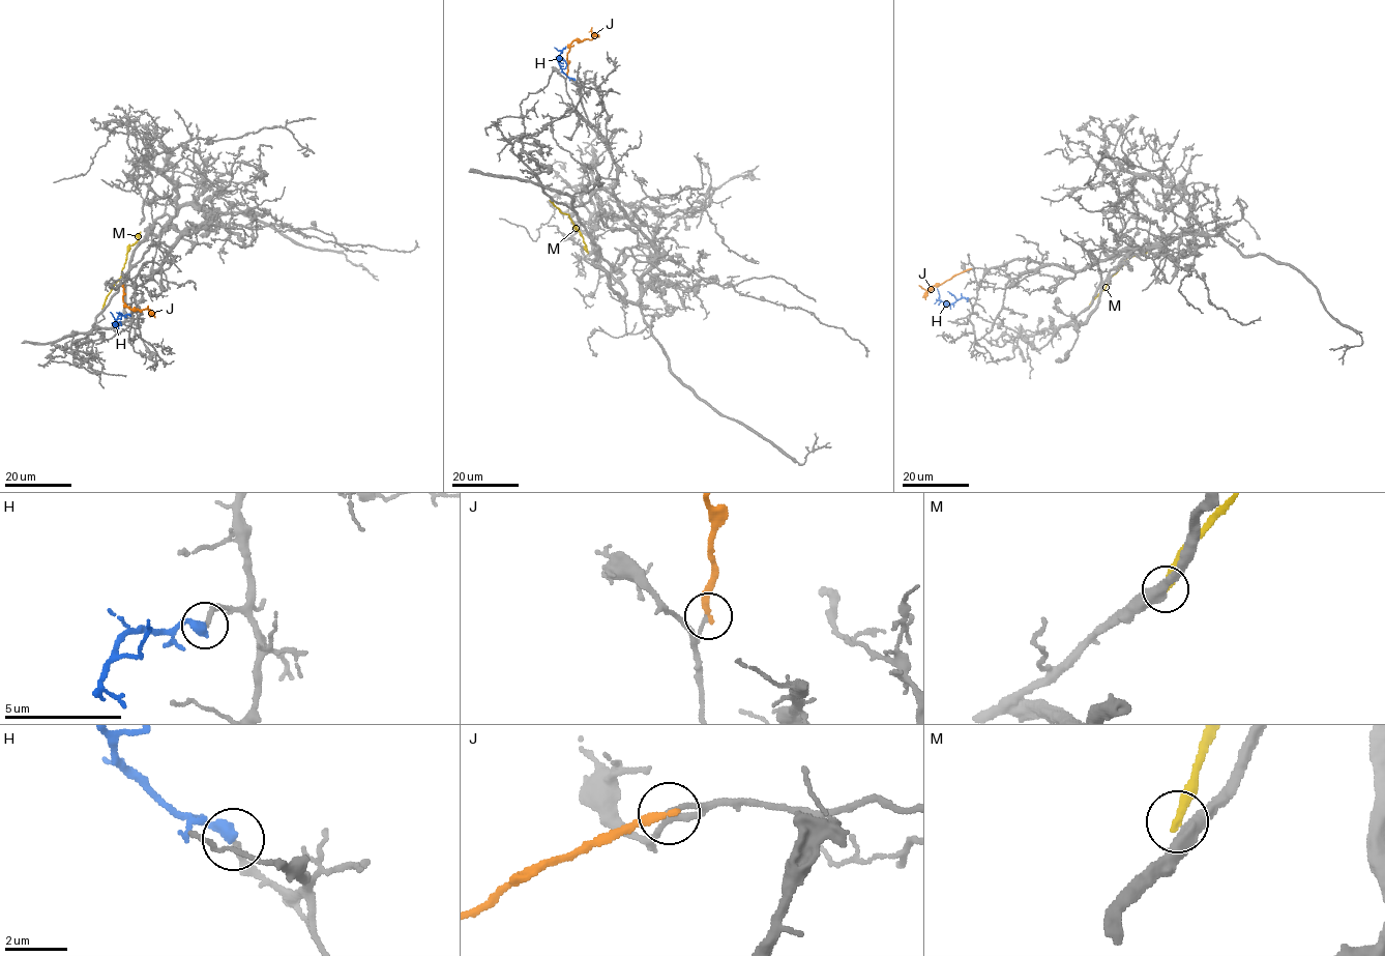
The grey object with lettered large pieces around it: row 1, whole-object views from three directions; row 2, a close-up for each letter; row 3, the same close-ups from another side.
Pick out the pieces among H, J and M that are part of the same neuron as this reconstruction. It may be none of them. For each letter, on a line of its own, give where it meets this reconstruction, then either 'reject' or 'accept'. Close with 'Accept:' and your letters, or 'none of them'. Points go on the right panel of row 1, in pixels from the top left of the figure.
H: contact (969, 299); accept
J: contact (970, 268); reject
M: contact (1089, 308); reject
Accept: H

